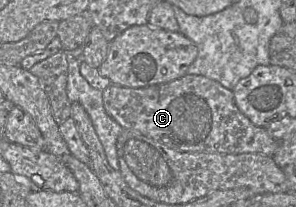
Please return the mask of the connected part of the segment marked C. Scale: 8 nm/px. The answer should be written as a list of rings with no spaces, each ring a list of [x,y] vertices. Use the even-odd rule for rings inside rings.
[[[202,75],[184,76],[163,84],[130,88],[111,84],[103,91],[106,113],[123,129],[137,131],[180,152],[210,152],[223,154],[261,153],[273,155],[279,146],[267,128],[253,124],[236,106],[233,91]]]

